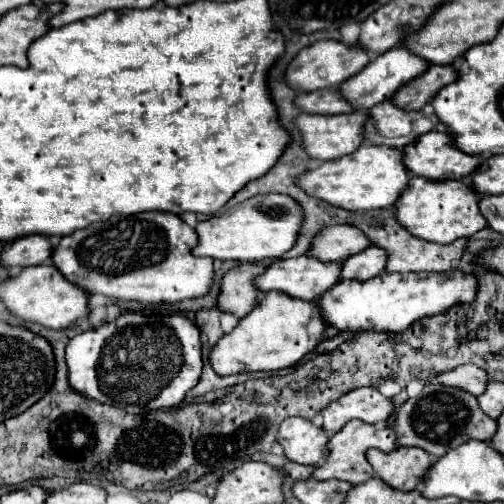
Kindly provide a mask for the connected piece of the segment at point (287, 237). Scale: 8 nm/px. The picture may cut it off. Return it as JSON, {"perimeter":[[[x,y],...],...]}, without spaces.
{"perimeter":[[[258,194],[220,216],[212,216],[196,226],[200,244],[192,250],[196,256],[210,256],[220,260],[262,262],[266,258],[280,258],[288,252],[300,234],[304,222],[302,206],[286,194]]]}

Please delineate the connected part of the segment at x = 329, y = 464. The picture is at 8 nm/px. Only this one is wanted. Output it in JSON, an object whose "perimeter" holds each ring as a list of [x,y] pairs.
{"perimeter":[[[352,420],[350,424],[346,424],[338,434],[334,434],[328,440],[328,448],[326,448],[328,452],[326,452],[322,464],[314,466],[312,478],[316,478],[316,480],[338,478],[338,480],[344,480],[344,482],[354,484],[354,486],[366,482],[368,478],[374,476],[374,470],[370,468],[370,464],[366,462],[366,456],[364,456],[368,448],[378,448],[378,450],[392,452],[394,448],[398,448],[394,432],[390,432],[388,426],[372,426],[372,424],[364,424],[360,420]]]}

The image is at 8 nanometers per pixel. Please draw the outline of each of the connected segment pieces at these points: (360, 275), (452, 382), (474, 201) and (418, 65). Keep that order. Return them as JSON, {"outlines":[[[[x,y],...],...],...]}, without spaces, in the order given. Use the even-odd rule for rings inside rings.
{"outlines":[[[[366,248],[342,262],[342,280],[370,280],[386,270],[386,252],[382,248]]],[[[466,364],[466,366],[460,366],[456,370],[436,374],[428,382],[434,382],[434,380],[440,382],[440,384],[446,384],[446,386],[462,388],[462,390],[474,394],[474,396],[480,396],[486,390],[486,384],[488,384],[486,372],[482,372],[482,368],[478,368],[474,364]]],[[[412,176],[408,190],[396,204],[396,218],[410,234],[418,238],[438,244],[450,244],[456,238],[470,238],[472,234],[488,226],[478,208],[478,200],[478,192],[466,180],[430,180]]],[[[398,46],[398,48],[392,48],[380,56],[376,56],[366,68],[364,72],[358,72],[354,78],[346,80],[340,90],[342,94],[346,96],[346,100],[350,100],[350,104],[356,108],[356,110],[368,110],[372,108],[374,104],[382,102],[382,100],[390,100],[390,96],[402,86],[402,84],[408,84],[410,80],[418,78],[420,74],[424,74],[428,70],[430,64],[426,64],[426,60],[418,60],[418,56],[410,56],[410,52],[406,52],[406,48]]]]}

